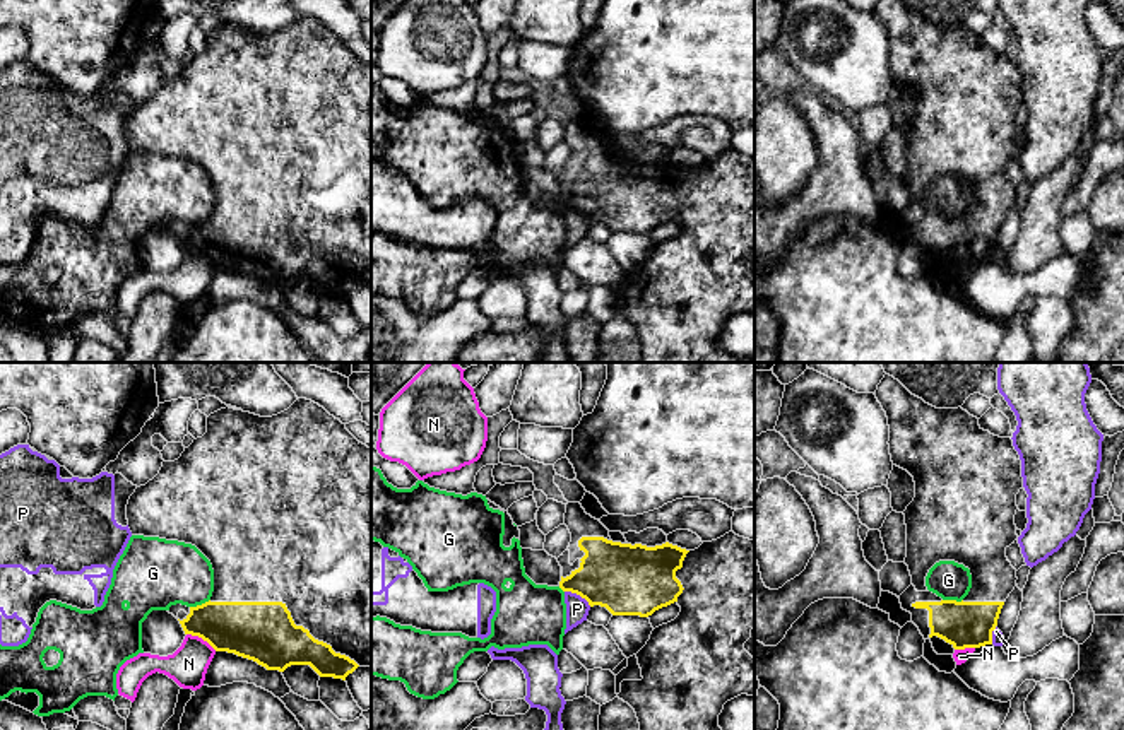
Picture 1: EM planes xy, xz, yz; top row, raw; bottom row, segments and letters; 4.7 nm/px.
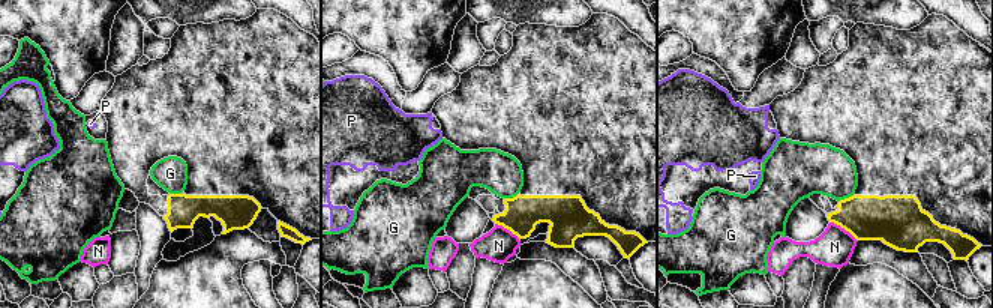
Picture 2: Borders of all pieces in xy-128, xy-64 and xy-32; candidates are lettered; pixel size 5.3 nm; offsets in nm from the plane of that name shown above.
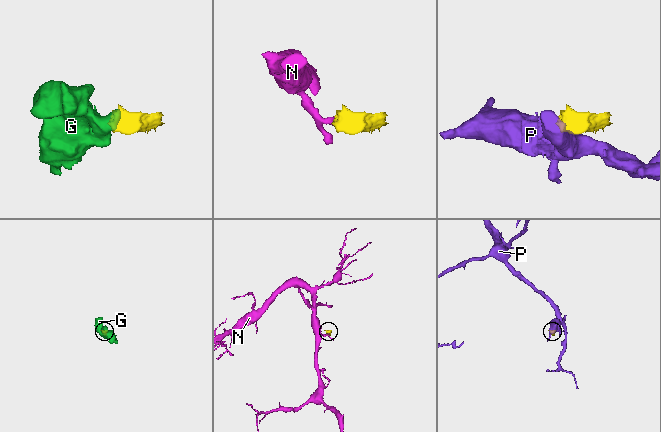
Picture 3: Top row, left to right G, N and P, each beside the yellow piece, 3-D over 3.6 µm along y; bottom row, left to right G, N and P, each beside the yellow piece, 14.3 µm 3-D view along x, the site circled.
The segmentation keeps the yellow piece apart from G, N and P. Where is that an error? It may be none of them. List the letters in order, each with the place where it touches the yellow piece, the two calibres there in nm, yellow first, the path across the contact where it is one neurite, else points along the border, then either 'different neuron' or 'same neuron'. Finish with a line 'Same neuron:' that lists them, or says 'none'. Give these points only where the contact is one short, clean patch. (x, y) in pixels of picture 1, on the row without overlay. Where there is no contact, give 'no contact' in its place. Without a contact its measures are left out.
G: xy (199, 223) | 260/320 nm | along xy (209, 216), (190, 224) | different neuron
N: xy (202, 255) | 280/180 nm | along xy (187, 250), (201, 253), (216, 267) | different neuron
P: xz (579, 211) | 340/110 nm | along xz (565, 207), (579, 211), (591, 223) | different neuron
Same neuron: none

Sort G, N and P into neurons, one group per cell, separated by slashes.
G / N / P

